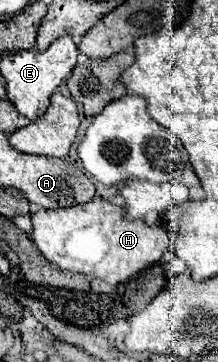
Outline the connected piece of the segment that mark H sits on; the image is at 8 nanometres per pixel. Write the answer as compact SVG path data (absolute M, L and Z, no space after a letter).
M93 198L87 204L37 210L33 218L33 242L41 254L61 270L99 278L107 284L121 284L147 266L159 262L173 246L163 226L149 226L143 220L123 218L125 208Z

